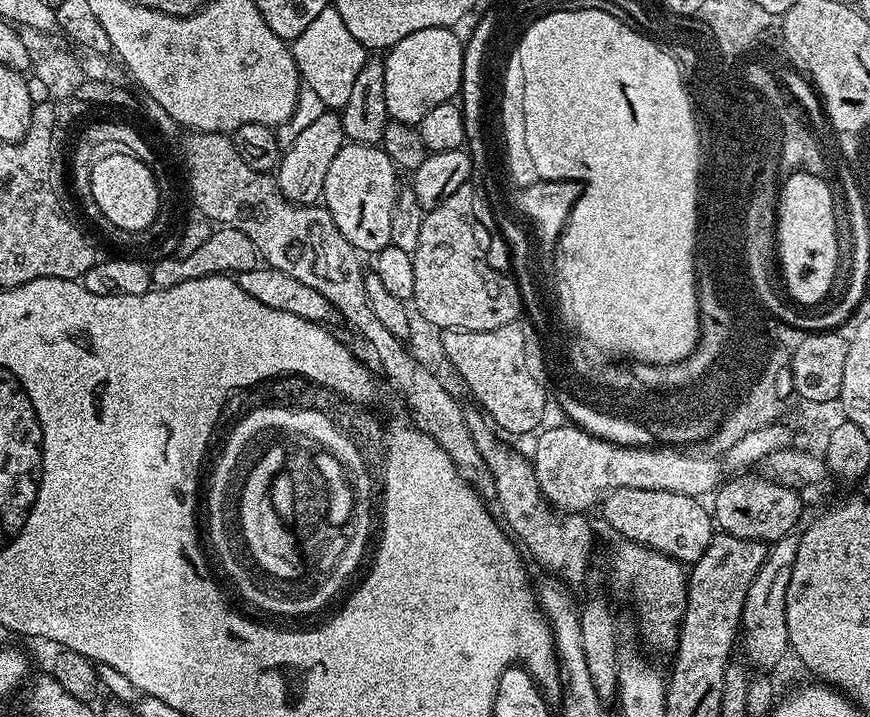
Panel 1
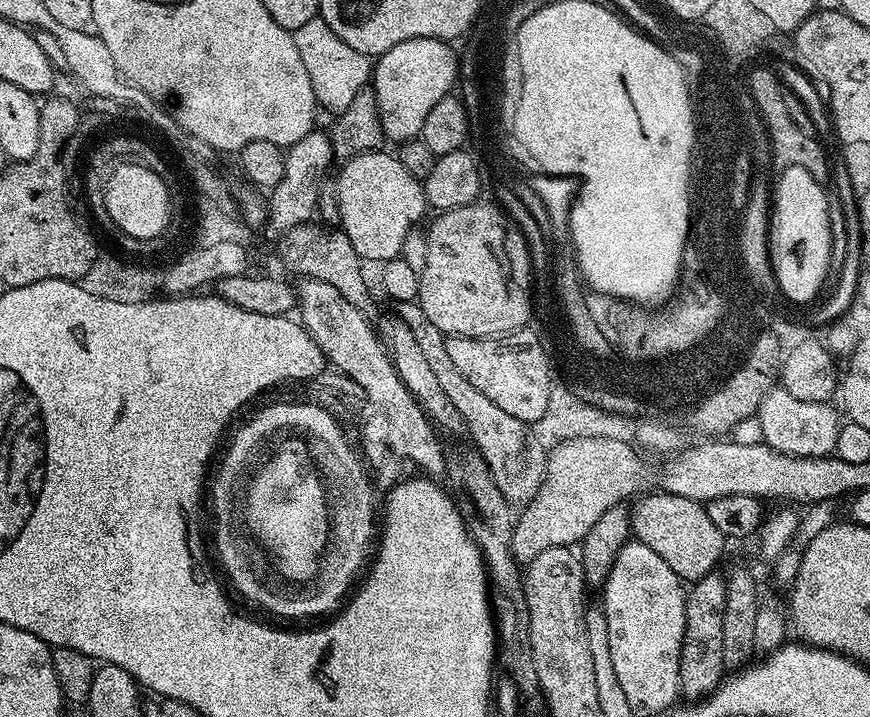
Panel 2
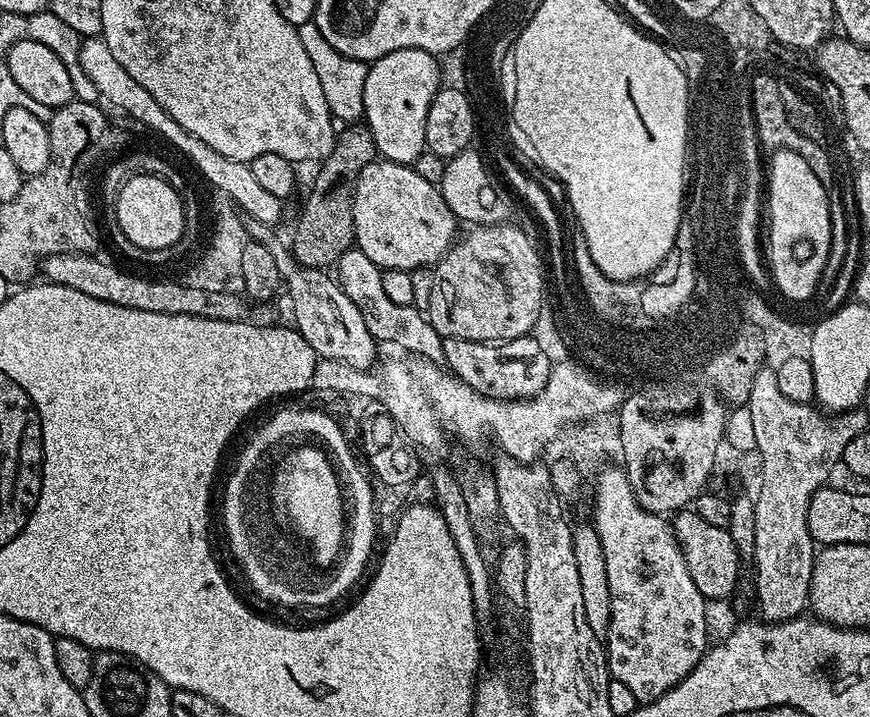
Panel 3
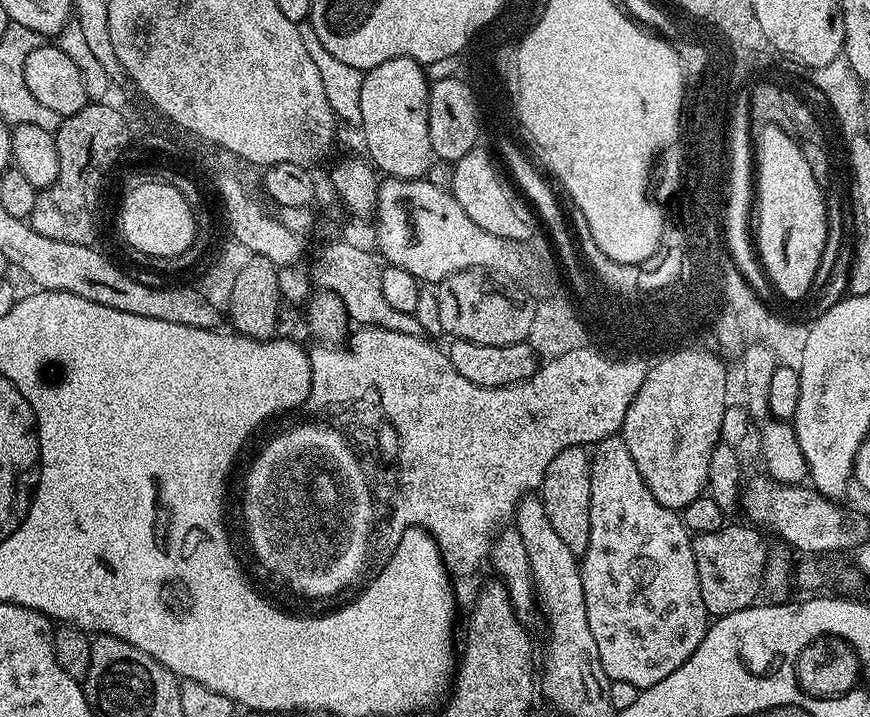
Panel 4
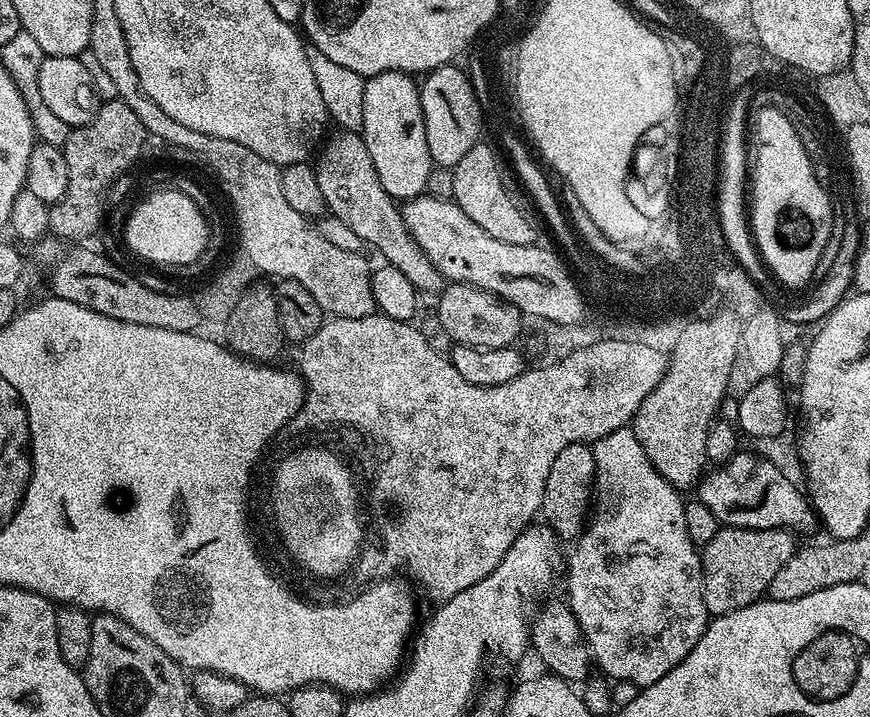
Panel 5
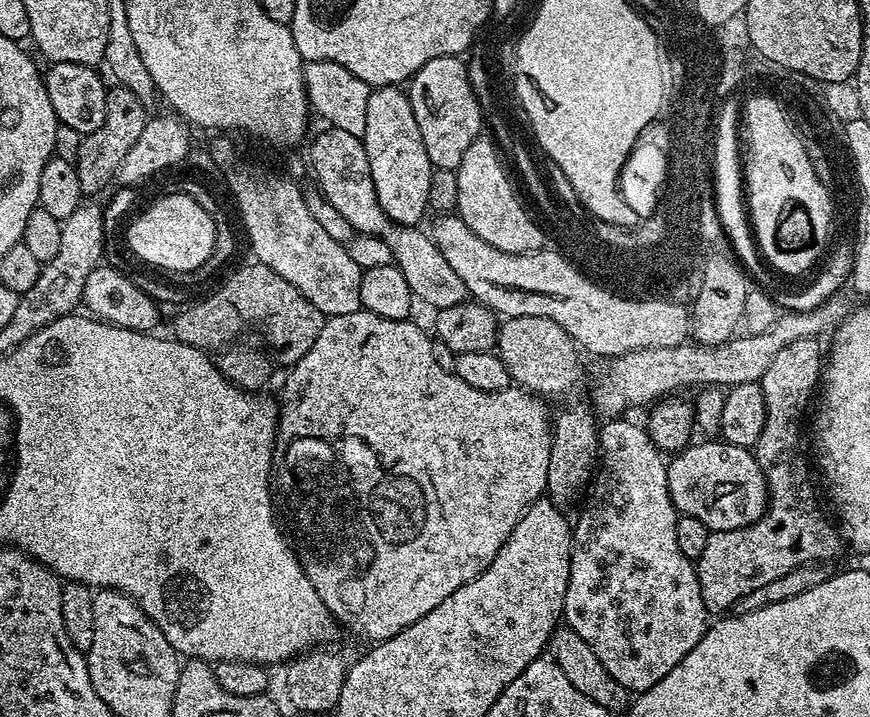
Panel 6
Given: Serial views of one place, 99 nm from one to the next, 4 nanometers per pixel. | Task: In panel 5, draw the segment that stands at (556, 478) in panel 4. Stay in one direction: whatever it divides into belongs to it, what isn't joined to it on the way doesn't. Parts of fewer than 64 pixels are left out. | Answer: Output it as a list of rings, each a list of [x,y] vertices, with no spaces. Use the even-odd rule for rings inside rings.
[[[571,444],[554,458],[554,466],[550,466],[550,474],[546,478],[546,490],[542,494],[543,523],[547,524],[561,541],[575,542],[580,539],[586,527],[586,517],[594,500],[596,467],[594,454],[588,444]]]

